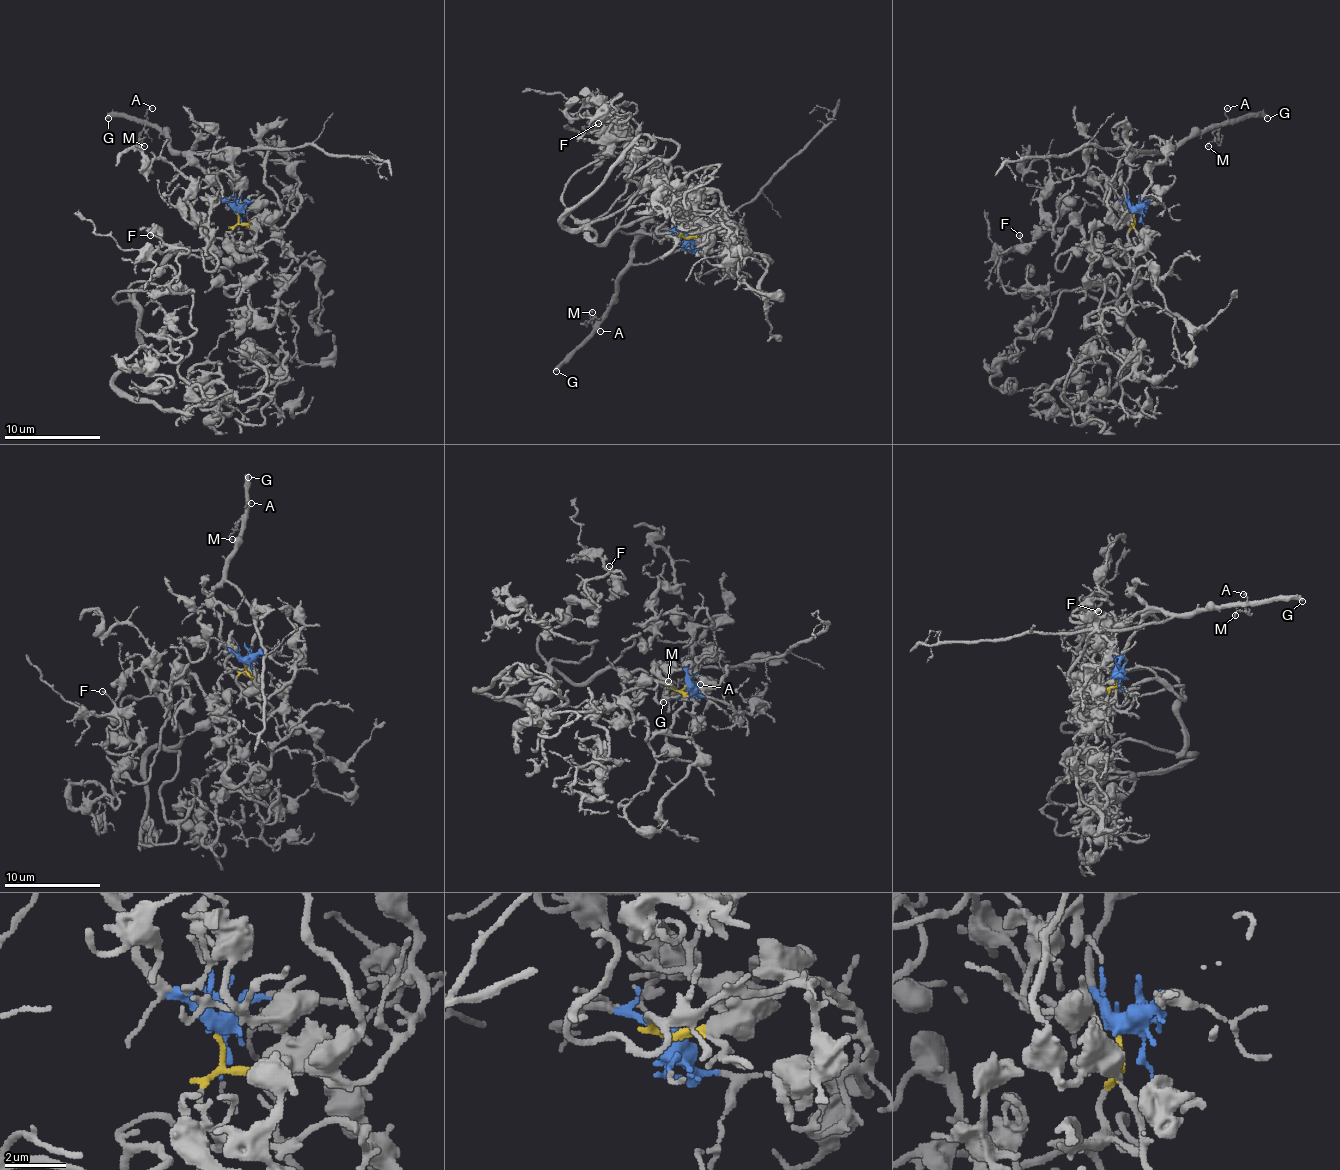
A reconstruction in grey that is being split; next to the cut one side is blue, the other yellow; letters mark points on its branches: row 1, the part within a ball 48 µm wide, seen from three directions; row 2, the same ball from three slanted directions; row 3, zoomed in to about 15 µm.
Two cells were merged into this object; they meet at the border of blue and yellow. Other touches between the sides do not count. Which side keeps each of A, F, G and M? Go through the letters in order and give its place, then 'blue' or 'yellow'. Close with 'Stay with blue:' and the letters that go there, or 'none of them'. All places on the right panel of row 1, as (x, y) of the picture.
A: (1227, 108) | blue
F: (1019, 235) | yellow
G: (1267, 118) | blue
M: (1208, 146) | blue
Stay with blue: A, G, M

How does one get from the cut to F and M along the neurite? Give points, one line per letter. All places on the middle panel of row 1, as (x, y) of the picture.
F: (684, 237), (655, 237), (665, 206), (600, 244), (569, 211), (564, 184), (636, 105), (598, 122)
M: (686, 237), (660, 228), (655, 232), (646, 232), (638, 240), (610, 309), (598, 321), (588, 321), (593, 311)

